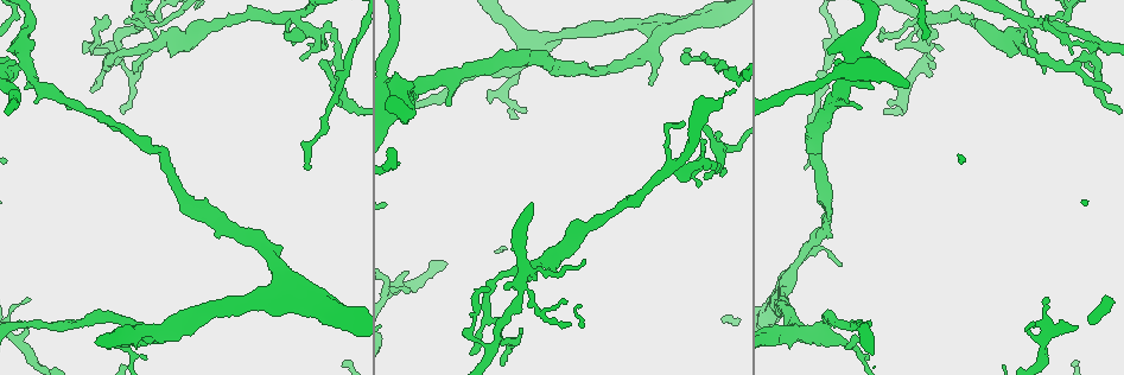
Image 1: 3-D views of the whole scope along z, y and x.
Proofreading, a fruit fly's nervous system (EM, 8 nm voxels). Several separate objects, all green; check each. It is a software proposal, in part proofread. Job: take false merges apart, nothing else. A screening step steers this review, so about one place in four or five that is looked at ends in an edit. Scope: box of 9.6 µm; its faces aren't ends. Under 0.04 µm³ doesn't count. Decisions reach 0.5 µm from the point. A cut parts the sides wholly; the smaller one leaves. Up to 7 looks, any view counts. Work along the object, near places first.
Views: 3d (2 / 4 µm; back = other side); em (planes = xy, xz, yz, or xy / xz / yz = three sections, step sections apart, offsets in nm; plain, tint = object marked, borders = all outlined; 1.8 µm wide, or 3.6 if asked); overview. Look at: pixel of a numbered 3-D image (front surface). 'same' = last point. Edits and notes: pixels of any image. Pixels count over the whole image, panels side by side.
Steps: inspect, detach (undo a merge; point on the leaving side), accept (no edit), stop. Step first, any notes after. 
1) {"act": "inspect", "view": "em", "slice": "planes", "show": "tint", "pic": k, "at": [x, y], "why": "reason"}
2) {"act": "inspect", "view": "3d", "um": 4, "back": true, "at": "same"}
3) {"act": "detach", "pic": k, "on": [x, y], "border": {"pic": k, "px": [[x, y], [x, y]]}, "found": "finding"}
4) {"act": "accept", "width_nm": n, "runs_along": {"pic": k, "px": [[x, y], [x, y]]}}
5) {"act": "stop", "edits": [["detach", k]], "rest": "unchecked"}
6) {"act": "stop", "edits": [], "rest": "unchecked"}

{"act": "inspect", "view": "em", "slice": "xy", "step": 16, "show": "tint", "pic": 1, "at": [715, 169], "why": "thin neck"}

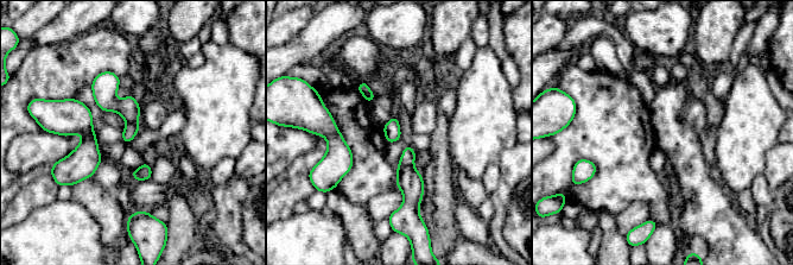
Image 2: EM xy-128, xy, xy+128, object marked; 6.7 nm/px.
{"act": "inspect", "view": "em", "slice": "planes", "show": "tint", "at": "same", "why": "cut it another way"}

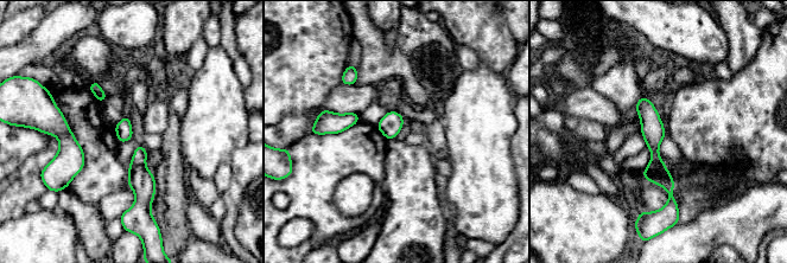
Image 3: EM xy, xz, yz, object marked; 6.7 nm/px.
{"act": "accept", "width_nm": 110, "runs_along": {"pic": 3, "px": [[642, 100], [655, 171], [672, 203]]}, "found": "continuous, no second neuron"}

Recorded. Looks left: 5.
{"act": "inspect", "view": "em", "um": 3.6, "slice": "planes", "show": "tint", "pic": 1, "at": [583, 233], "why": "calibre changes"}

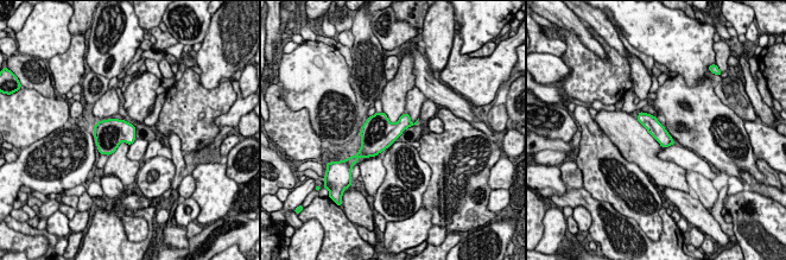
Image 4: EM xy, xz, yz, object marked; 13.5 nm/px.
{"act": "accept", "found": "continuous, no second neuron"}

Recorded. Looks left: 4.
{"act": "inspect", "view": "3d", "um": 4, "pic": 1, "at": [1033, 24], "why": "looks like a crossing"}

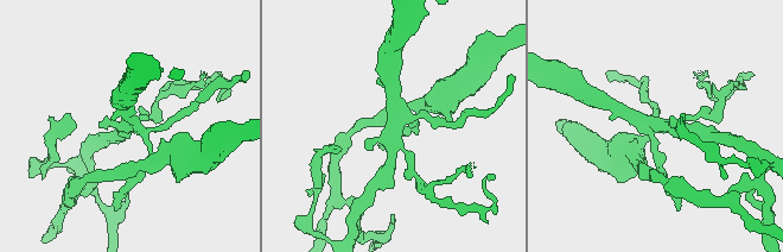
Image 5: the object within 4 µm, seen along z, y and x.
{"act": "inspect", "view": "em", "slice": "xz", "step": 16, "show": "tint", "pic": 5, "at": [126, 126]}

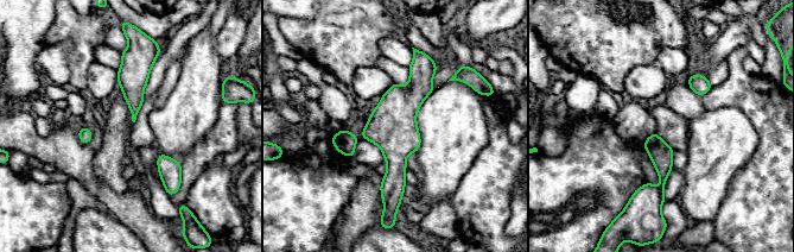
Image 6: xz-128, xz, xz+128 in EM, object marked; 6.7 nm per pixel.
{"act": "inspect", "view": "em", "slice": "planes", "show": "tint", "at": "same"}

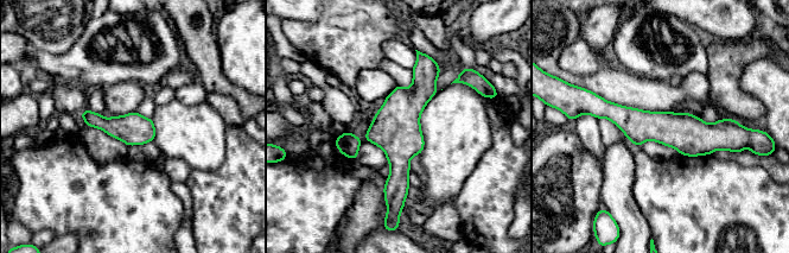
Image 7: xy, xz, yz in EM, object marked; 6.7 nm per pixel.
{"act": "accept", "runs_along": {"pic": 7, "px": [[596, 112], [691, 136], [736, 136]]}, "found": "one neuron here"}

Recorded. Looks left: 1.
{"act": "stop", "edits": [], "rest": "unchecked"}

